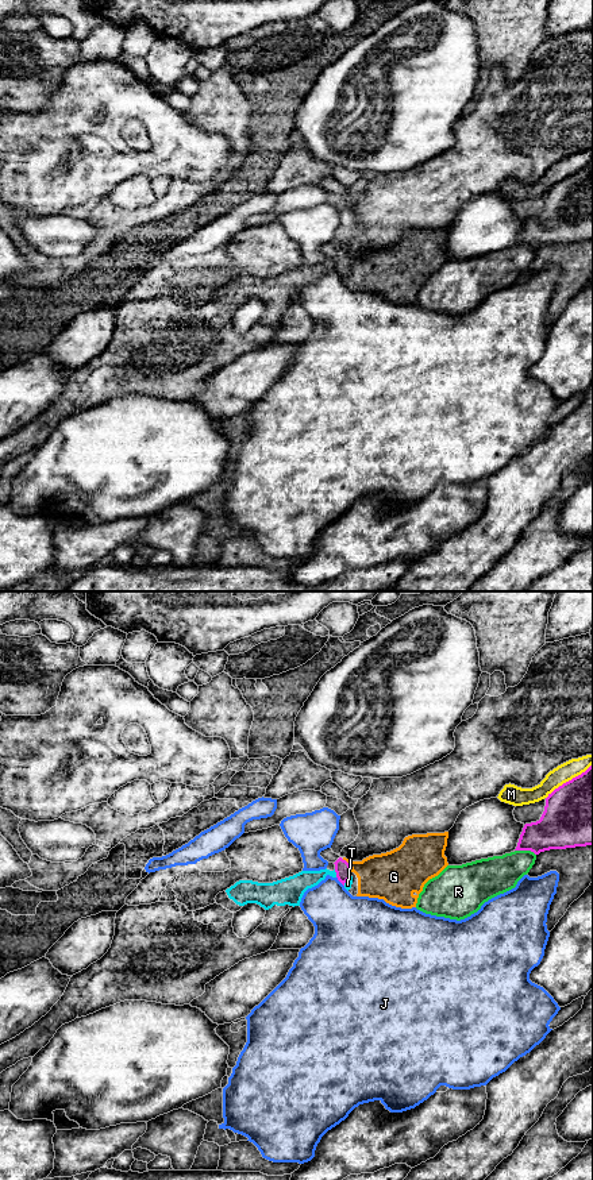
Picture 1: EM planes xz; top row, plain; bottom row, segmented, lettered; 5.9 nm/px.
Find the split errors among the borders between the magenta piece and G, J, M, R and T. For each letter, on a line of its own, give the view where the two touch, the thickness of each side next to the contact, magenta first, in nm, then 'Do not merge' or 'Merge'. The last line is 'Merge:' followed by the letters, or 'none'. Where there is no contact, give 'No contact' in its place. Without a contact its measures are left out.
G: Touches magenta in xz. Thickness 90 nm (magenta) against 280 nm. Do not merge
J: Touches magenta in xz. Thickness 90 nm (magenta) against 340 nm. Do not merge
M: Touches magenta in xz. Thickness 440 nm (magenta) against 110 nm. Do not merge
R: Touches magenta in xz. Thickness 260 nm (magenta) against 220 nm. Do not merge
T: Touches magenta in xz. Thickness 90 nm (magenta) against 120 nm. Do not merge
Merge: none

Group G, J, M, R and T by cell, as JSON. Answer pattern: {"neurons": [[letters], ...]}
{"neurons": [["G", "T"], ["J"], ["M"], ["R"]]}

